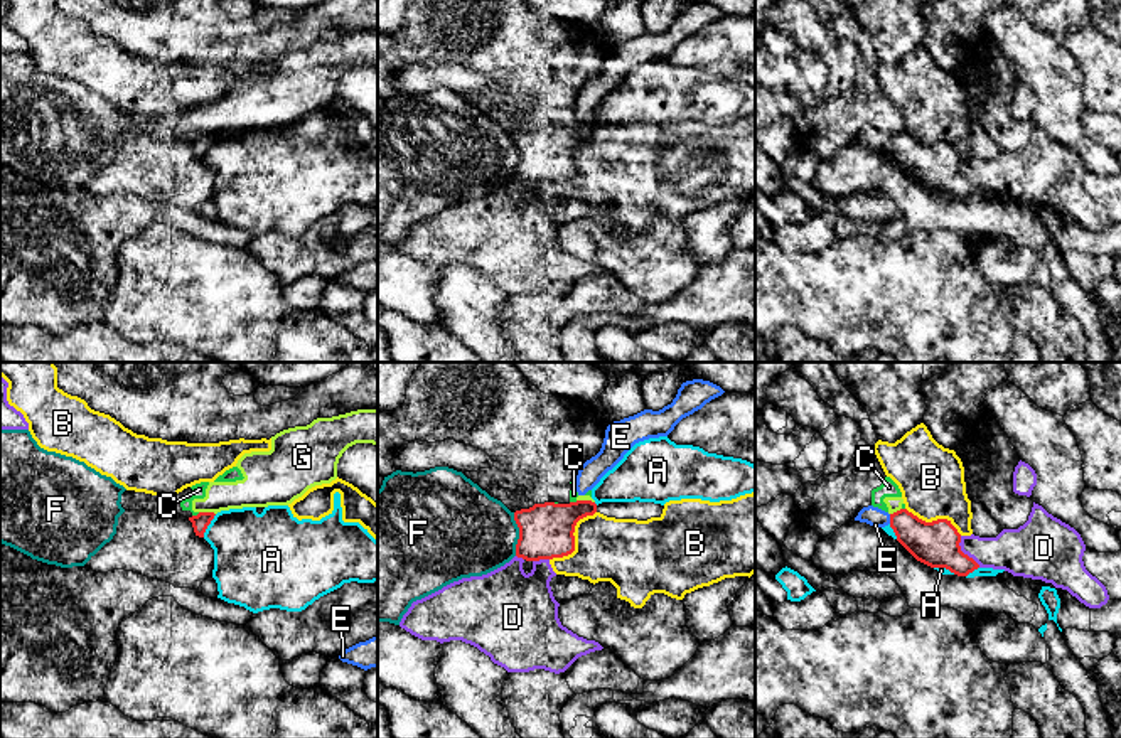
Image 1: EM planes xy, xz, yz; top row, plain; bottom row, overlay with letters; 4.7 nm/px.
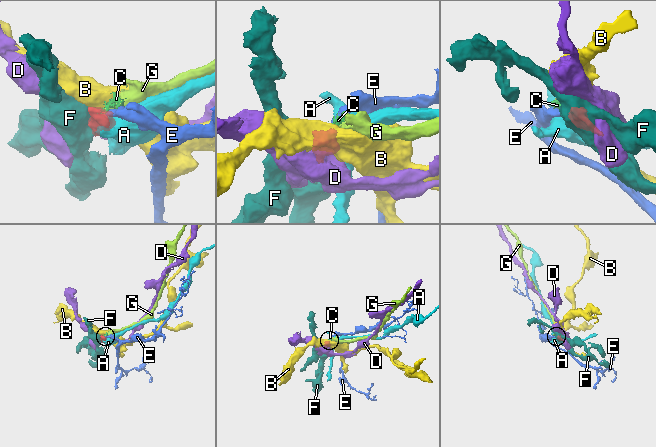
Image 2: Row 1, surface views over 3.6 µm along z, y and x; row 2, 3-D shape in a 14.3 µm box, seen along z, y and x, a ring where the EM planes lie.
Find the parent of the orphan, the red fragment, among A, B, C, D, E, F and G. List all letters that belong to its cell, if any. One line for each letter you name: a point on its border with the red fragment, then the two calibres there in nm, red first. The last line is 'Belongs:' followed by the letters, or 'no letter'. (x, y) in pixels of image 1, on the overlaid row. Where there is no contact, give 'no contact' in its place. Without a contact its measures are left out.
E: meets red in yz at (890, 519); 220 nm thick on the red side, 90 nm on the other
Belongs: E

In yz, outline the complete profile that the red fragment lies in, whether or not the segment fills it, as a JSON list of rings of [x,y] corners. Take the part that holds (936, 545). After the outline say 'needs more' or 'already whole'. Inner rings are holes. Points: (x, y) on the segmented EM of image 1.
[[[863,507],[855,521],[873,527],[890,526],[897,541],[920,563],[931,568],[946,568],[957,576],[968,576],[979,564],[961,551],[961,534],[947,519],[925,522],[900,509],[888,514],[878,507]]]; needs more

